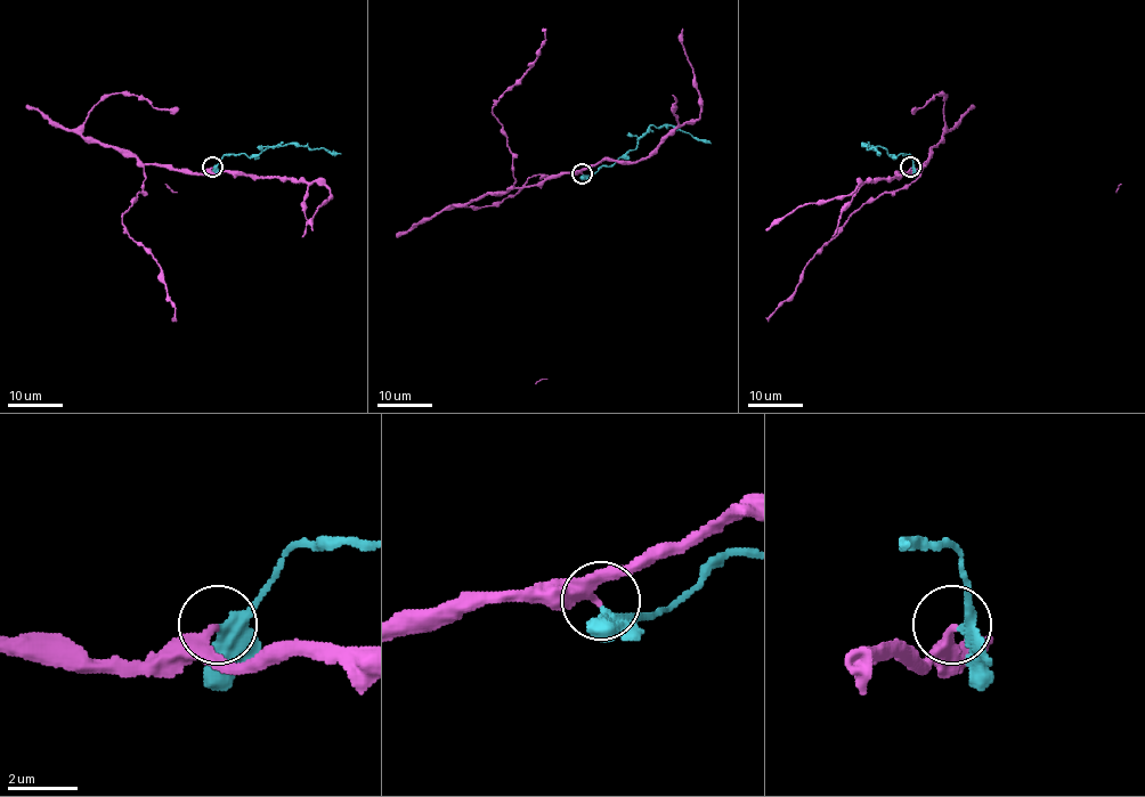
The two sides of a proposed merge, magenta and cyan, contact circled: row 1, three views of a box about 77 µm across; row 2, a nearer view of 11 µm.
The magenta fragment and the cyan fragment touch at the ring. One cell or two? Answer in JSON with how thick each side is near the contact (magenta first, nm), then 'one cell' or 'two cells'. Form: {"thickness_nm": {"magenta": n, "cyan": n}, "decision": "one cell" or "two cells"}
{"thickness_nm": {"magenta": 300, "cyan": 320}, "decision": "two cells"}

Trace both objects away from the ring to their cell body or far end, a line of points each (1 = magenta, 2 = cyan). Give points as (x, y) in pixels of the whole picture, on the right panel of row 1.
1: (910, 167), (911, 172), (924, 165), (915, 180), (868, 200), (851, 216), (812, 257), (796, 291), (768, 320)
2: (911, 167), (910, 154), (893, 157), (883, 146), (862, 145), (880, 154)

